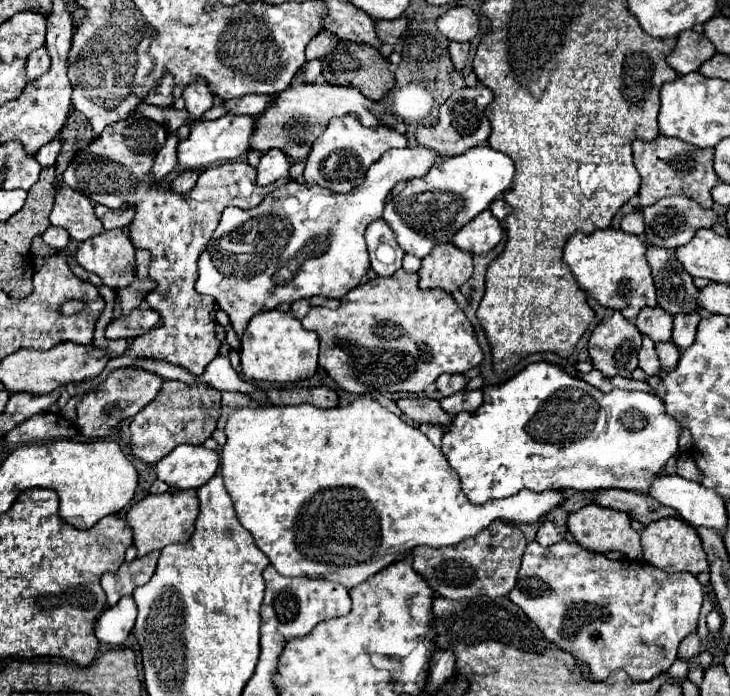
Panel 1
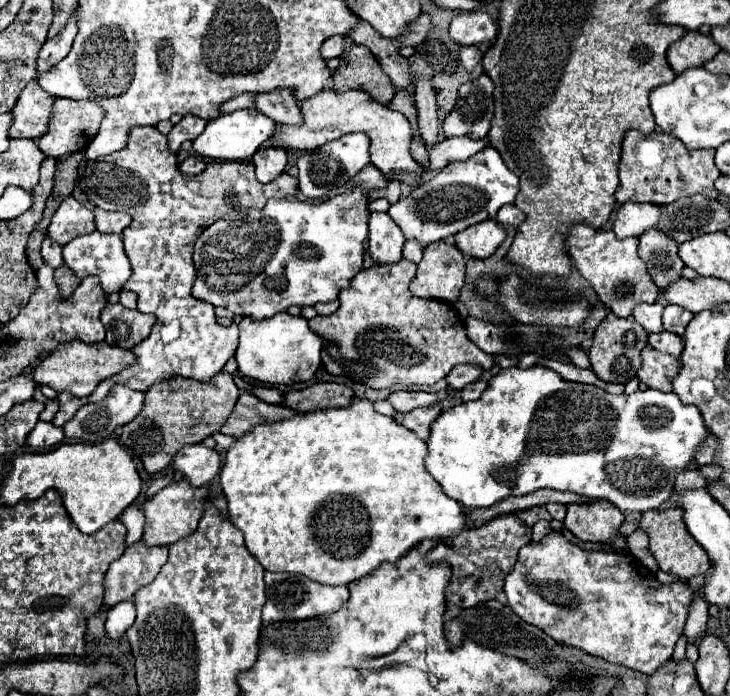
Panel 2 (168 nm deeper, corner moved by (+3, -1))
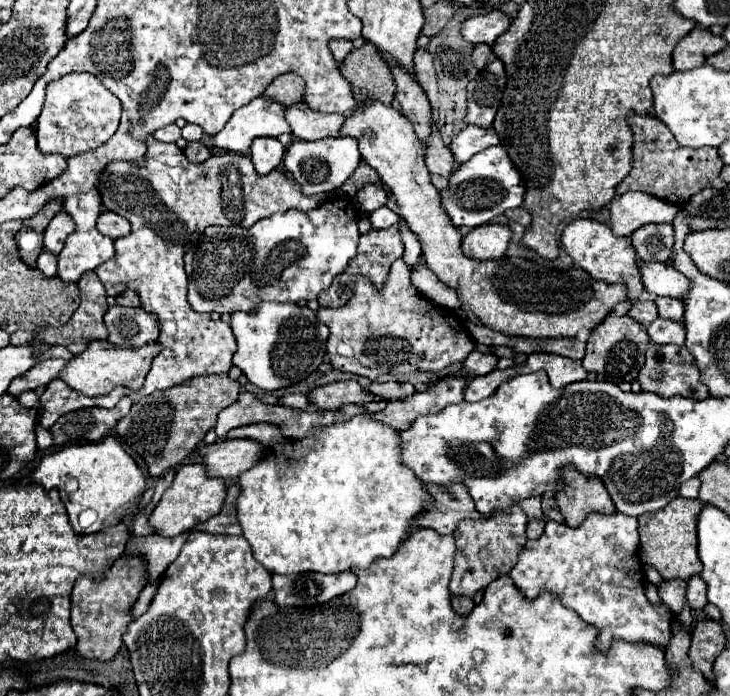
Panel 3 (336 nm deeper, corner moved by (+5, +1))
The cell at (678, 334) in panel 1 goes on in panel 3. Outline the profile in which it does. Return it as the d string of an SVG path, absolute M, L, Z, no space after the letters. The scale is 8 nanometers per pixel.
M655 298L655 304L657 304L661 318L677 320L677 322L683 320L683 302L679 298L677 300L675 298Z

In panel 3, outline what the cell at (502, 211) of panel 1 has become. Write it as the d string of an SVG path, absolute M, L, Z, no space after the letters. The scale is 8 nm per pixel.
M515 208L515 210L507 210L505 212L505 216L509 218L509 220L513 220L513 222L517 222L517 224L521 224L521 226L529 226L531 224L531 214L525 210L525 208Z

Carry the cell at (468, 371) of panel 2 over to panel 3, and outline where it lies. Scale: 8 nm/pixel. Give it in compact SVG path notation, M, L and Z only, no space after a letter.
M471 352L469 358L463 362L463 372L469 376L469 378L475 378L475 376L485 376L487 372L495 370L499 358L495 354L481 354L481 352Z

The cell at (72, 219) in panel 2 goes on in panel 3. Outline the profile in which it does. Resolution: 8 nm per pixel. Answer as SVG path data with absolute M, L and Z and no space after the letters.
M59 212L47 226L45 230L45 250L49 250L51 254L59 254L63 244L65 244L65 238L75 230L75 224L73 220L65 214L65 212Z

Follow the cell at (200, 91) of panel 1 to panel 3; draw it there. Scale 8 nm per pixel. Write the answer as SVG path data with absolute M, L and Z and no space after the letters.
M187 124L185 128L183 128L183 138L187 140L187 142L193 142L193 140L201 140L203 138L203 128L201 126L197 126L197 124Z

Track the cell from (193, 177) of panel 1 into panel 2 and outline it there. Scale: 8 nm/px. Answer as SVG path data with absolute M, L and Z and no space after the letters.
M189 156L189 158L185 158L185 160L181 162L179 170L181 170L183 176L189 176L189 178L191 178L191 176L197 176L199 172L205 170L205 162L203 162L201 158L197 158L197 156Z

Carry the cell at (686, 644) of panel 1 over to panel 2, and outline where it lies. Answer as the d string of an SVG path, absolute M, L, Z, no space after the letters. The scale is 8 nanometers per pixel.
M697 594L691 608L689 608L689 618L687 618L687 624L683 630L683 636L687 638L689 644L693 644L695 638L703 636L705 626L707 626L707 618L709 618L707 608L709 608L709 604L703 600L701 594Z

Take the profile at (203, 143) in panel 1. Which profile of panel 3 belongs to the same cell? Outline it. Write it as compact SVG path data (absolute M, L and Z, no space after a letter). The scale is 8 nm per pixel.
M259 96L247 106L239 108L225 128L211 138L211 144L227 152L245 154L249 152L249 146L255 138L277 138L283 132L291 134L291 128L285 120L285 106L267 96Z

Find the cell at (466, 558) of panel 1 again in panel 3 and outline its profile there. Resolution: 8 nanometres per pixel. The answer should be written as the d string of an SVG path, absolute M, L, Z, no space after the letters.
M515 504L509 514L499 512L491 518L483 520L463 520L455 530L455 570L451 576L451 594L453 596L467 596L473 598L477 590L487 588L495 578L507 574L511 566L515 566L519 552L523 550L527 536L527 516Z

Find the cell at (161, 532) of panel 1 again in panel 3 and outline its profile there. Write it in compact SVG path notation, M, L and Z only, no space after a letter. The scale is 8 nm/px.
M185 464L179 468L173 484L163 494L161 502L155 506L155 510L149 518L149 524L161 536L177 536L177 534L189 532L193 526L209 520L211 516L215 516L221 510L221 506L225 502L225 492L227 492L225 480L207 478L207 470L203 464Z

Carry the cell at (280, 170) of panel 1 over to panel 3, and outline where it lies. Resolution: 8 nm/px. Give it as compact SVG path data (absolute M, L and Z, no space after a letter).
M255 138L251 144L251 160L255 164L257 174L269 174L275 170L285 154L285 146L277 138Z

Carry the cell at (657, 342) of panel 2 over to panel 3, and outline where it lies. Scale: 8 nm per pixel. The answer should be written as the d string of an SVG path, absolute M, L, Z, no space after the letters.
M657 318L653 324L647 326L647 334L655 344L677 344L685 342L685 326L683 322L671 322L665 318Z

